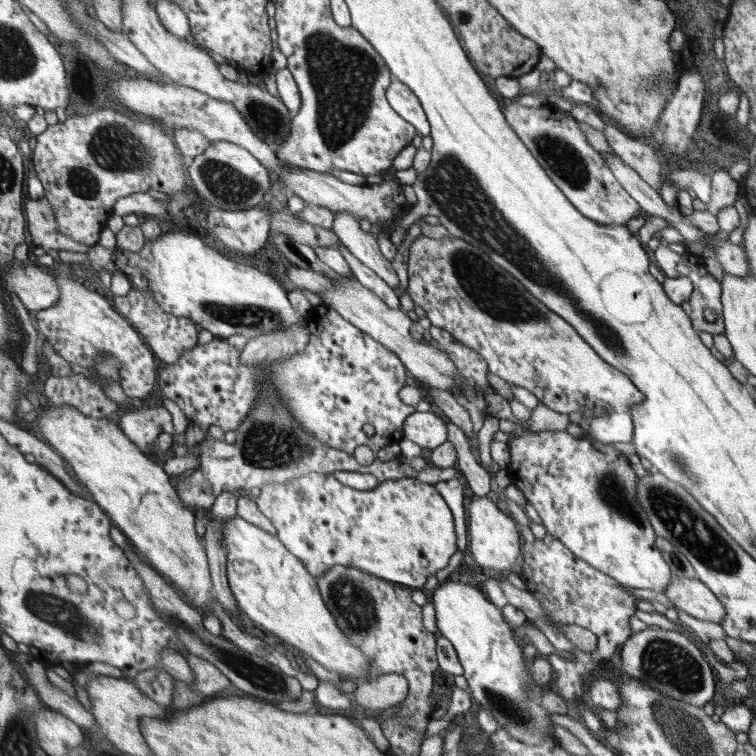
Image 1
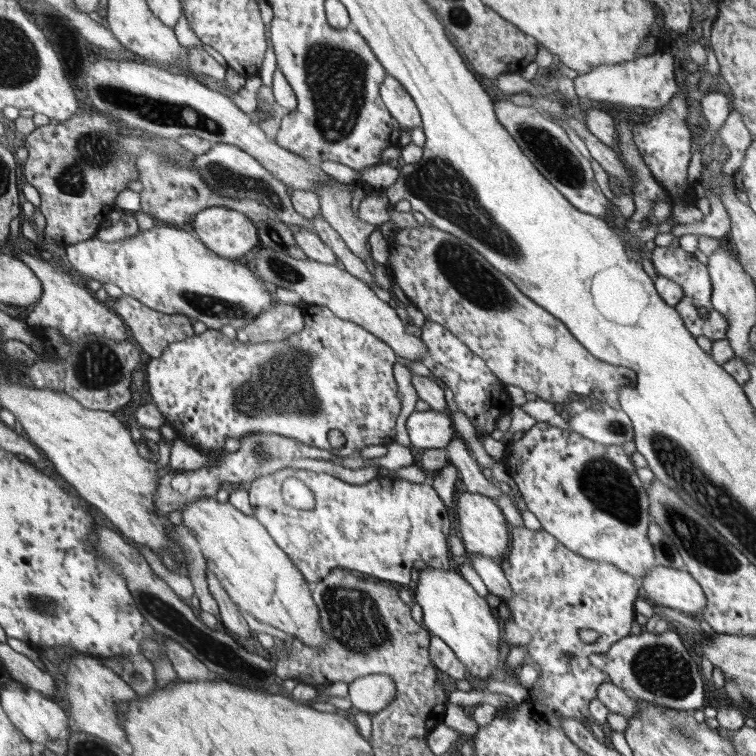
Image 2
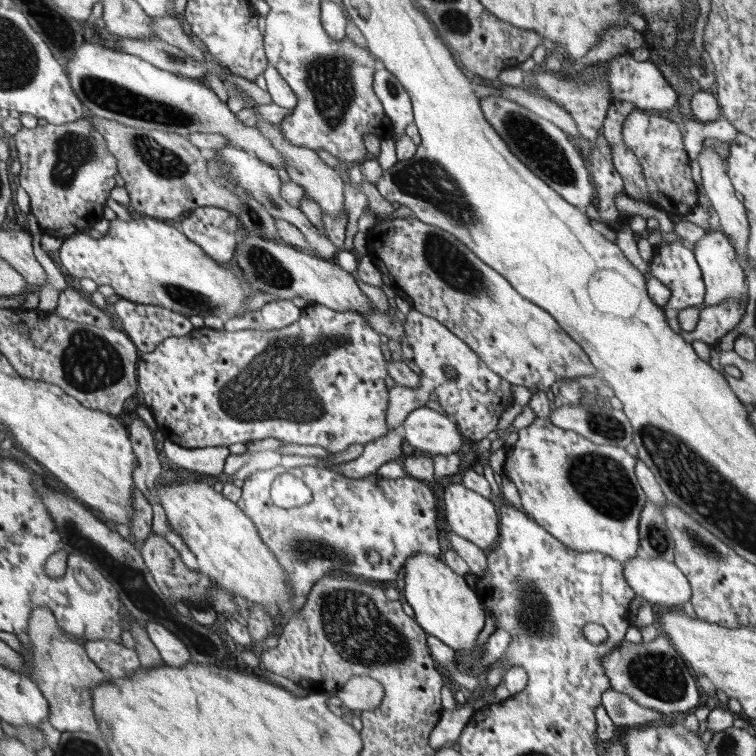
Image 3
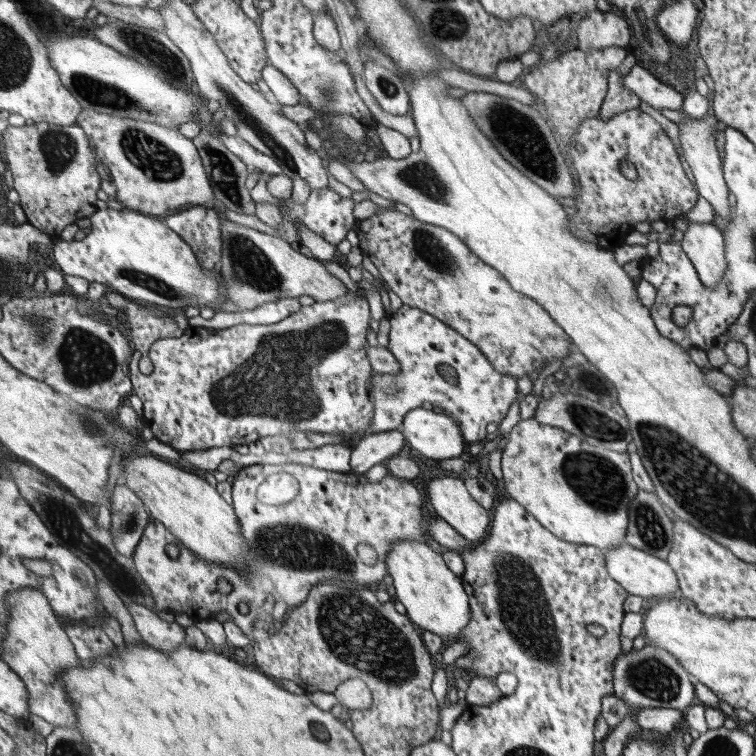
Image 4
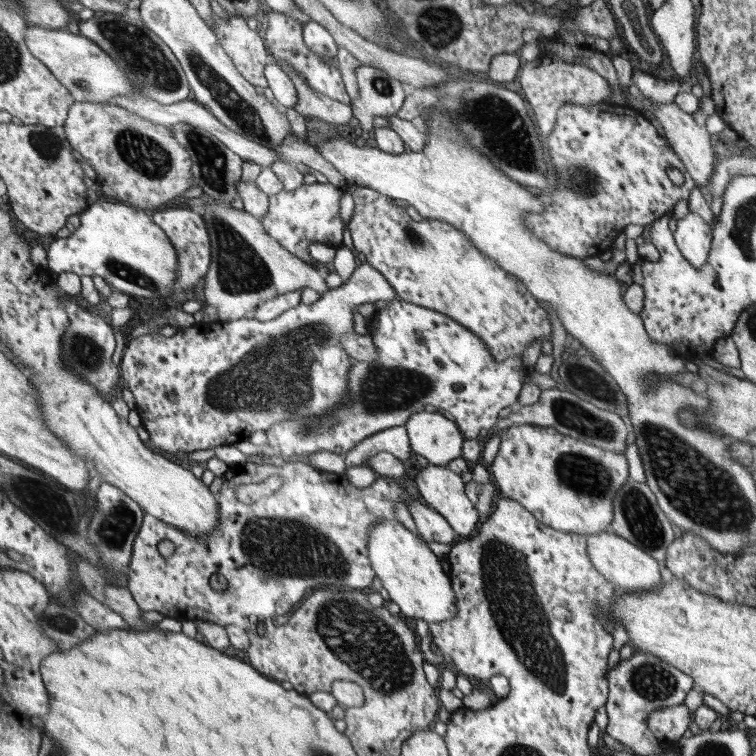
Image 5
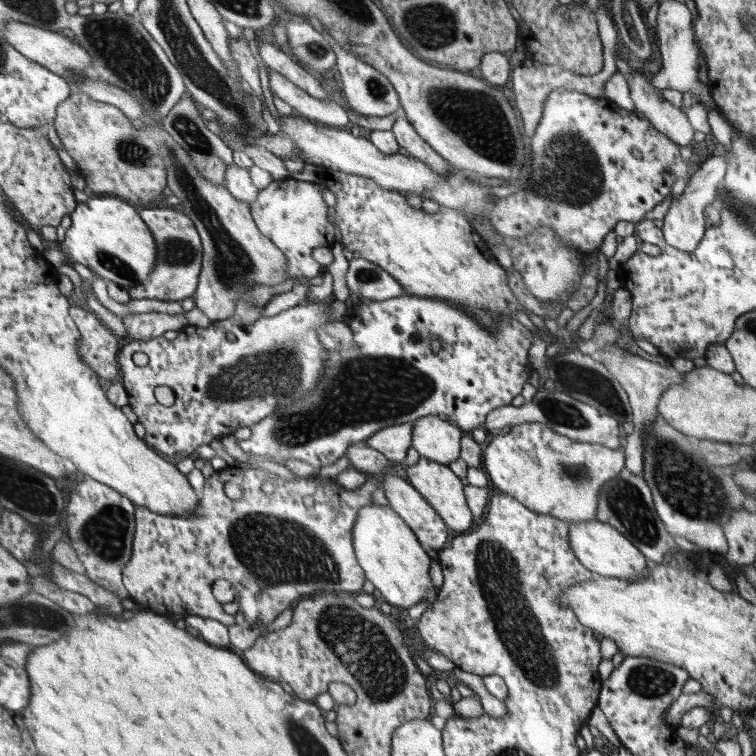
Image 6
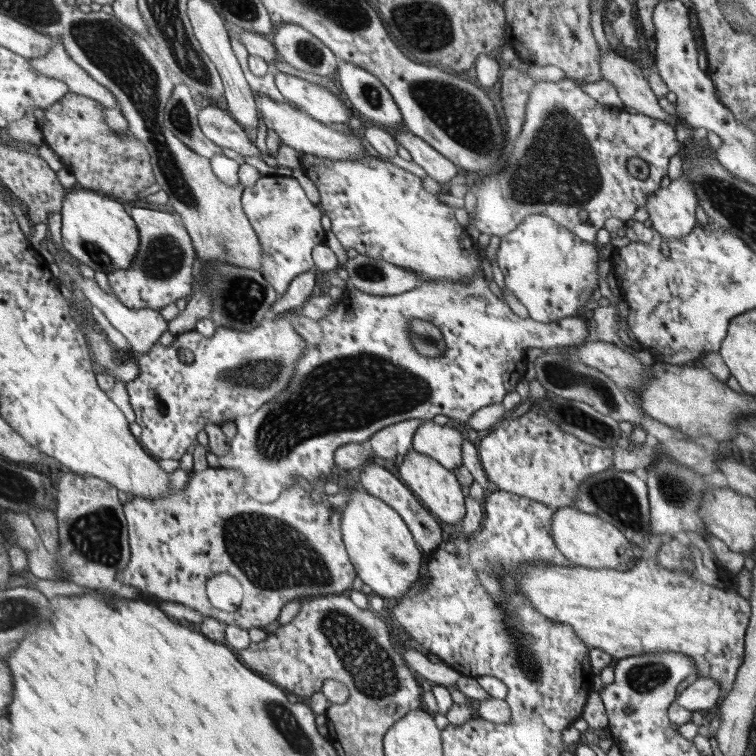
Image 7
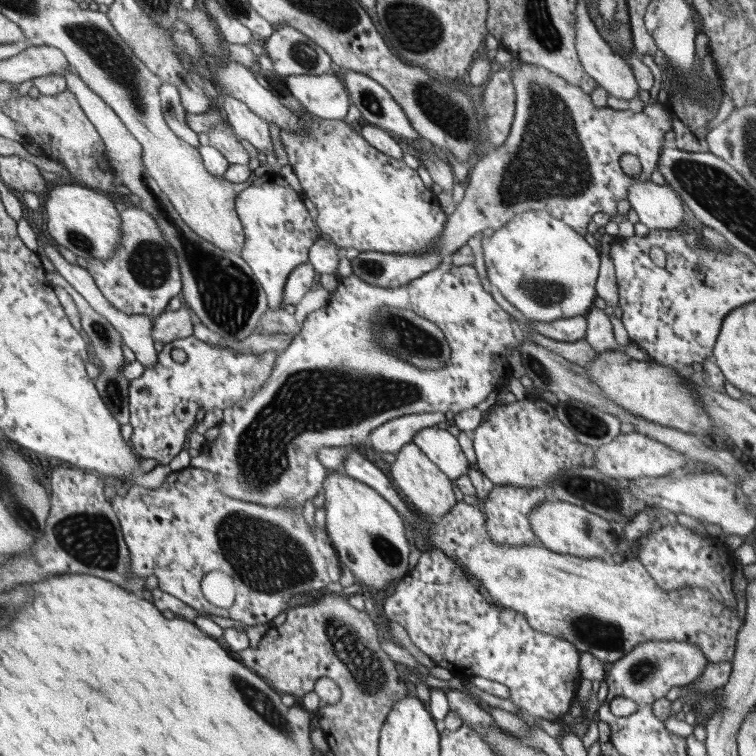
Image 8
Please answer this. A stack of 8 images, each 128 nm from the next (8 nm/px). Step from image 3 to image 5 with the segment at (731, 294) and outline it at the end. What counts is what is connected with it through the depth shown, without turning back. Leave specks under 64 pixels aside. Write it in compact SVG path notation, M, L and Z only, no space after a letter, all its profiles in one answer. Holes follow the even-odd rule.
M691 210L684 219L677 220L672 238L683 257L694 268L703 268L707 263L713 239L712 225Z

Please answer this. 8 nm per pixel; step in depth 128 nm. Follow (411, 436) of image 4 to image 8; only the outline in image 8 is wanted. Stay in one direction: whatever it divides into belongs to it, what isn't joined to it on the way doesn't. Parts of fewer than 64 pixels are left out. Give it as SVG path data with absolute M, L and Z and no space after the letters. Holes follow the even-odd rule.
M436 425L424 428L414 436L413 443L453 481L467 474L468 460L456 436L448 430L440 430Z

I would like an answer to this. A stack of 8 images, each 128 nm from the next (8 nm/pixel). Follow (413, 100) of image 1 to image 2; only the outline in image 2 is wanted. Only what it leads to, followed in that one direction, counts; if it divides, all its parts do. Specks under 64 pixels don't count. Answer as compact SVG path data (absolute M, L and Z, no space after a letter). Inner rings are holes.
M386 75L380 91L386 108L401 124L401 138L398 144L401 148L410 142L410 130L422 126L420 111L408 91L402 86L402 83L398 82L393 76Z

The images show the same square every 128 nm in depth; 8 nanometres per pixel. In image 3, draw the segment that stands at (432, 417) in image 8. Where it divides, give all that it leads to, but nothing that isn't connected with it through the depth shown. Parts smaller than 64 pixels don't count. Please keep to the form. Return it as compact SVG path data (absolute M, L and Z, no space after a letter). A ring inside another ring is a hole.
M390 431L384 437L364 444L364 453L356 460L344 464L336 464L331 470L351 479L362 479L373 475L386 462L402 458L402 439L402 435L396 431Z

